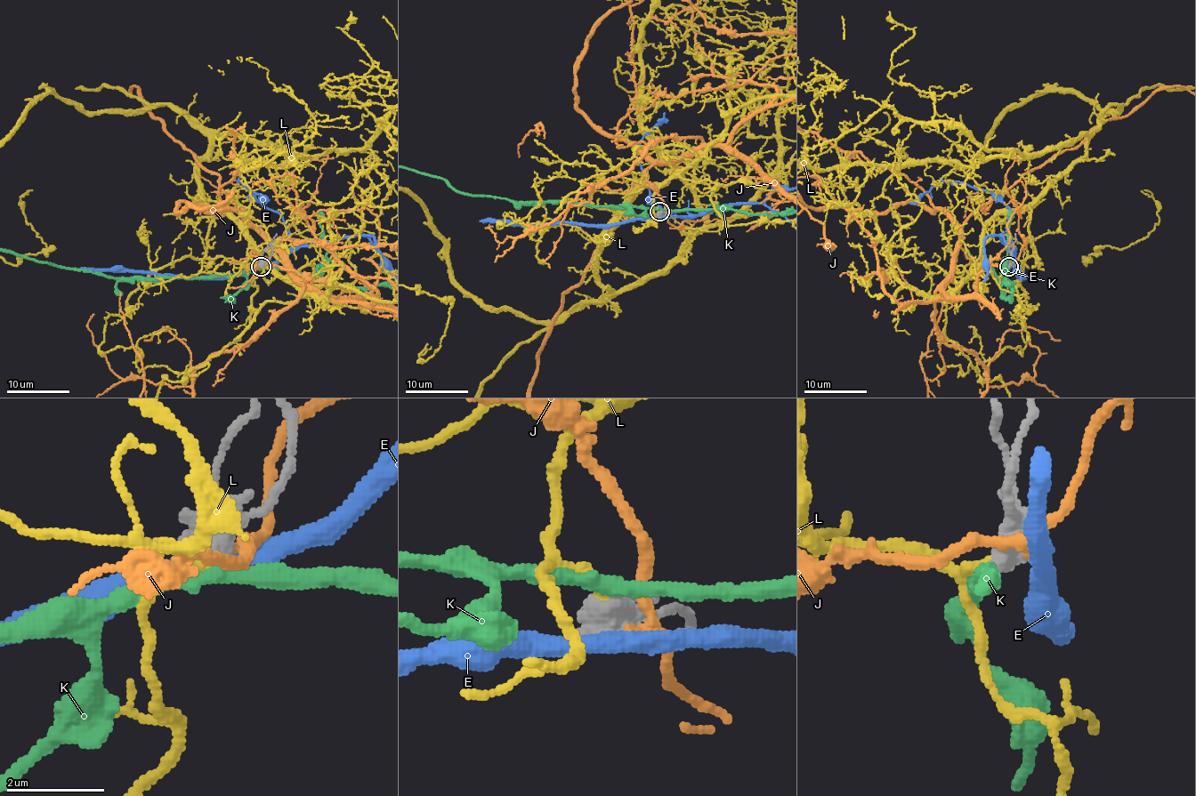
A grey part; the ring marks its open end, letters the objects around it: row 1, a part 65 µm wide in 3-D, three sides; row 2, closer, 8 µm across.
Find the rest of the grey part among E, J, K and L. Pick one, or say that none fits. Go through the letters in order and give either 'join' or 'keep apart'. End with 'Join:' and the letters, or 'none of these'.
E: keep apart
J: keep apart
K: keep apart
L: join
Join: L

